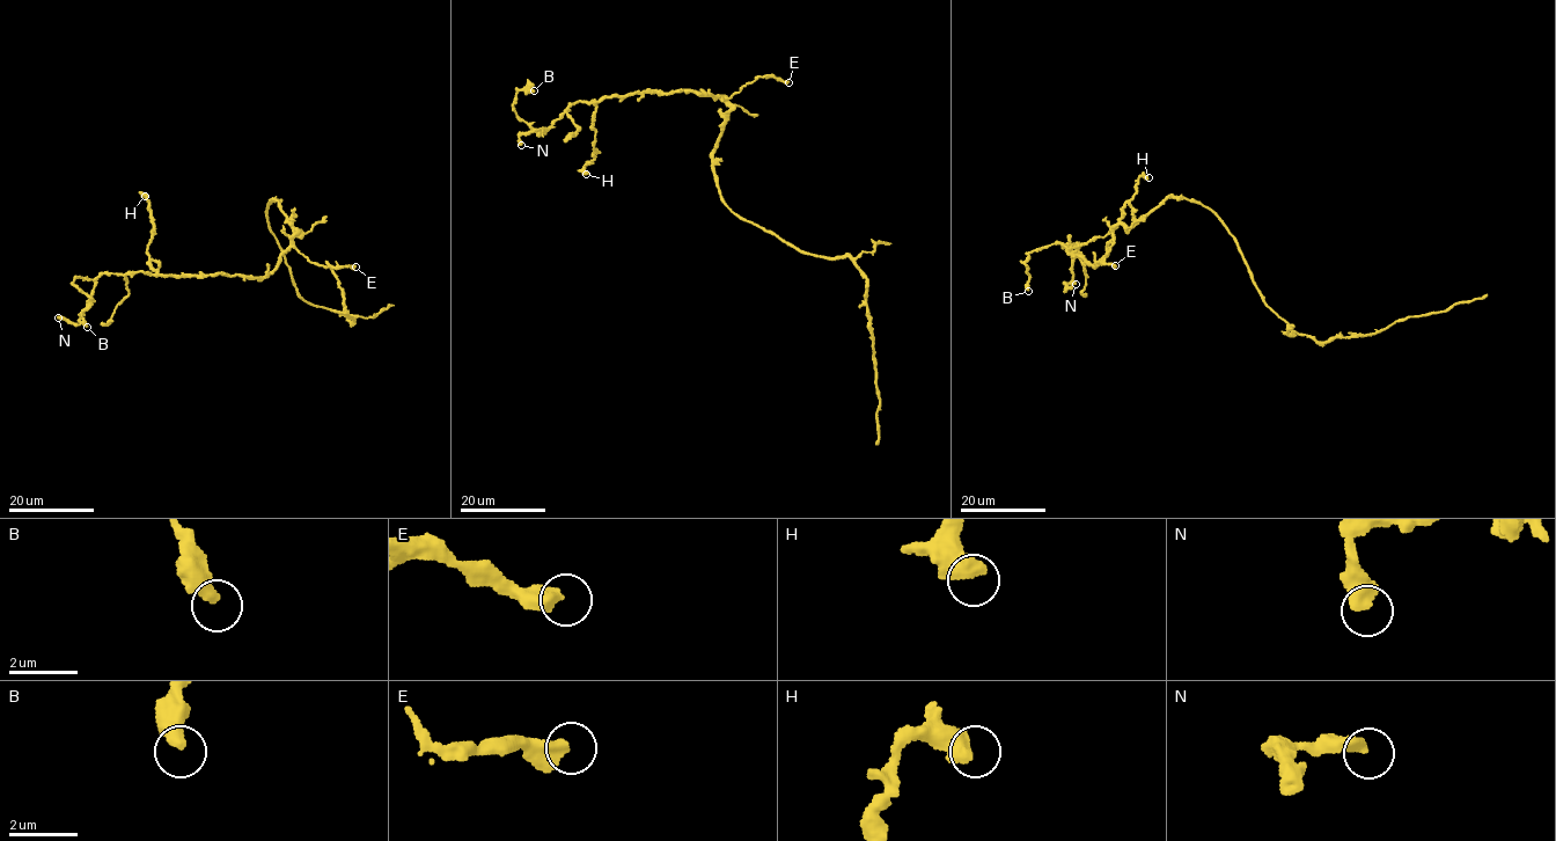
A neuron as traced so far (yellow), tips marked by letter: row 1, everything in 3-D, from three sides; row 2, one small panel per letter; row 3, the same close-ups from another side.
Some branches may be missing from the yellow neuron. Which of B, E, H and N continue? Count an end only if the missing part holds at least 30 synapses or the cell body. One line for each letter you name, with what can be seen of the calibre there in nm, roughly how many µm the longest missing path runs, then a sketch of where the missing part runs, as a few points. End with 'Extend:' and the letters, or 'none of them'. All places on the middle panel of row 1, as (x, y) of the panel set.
Extend: none of them

